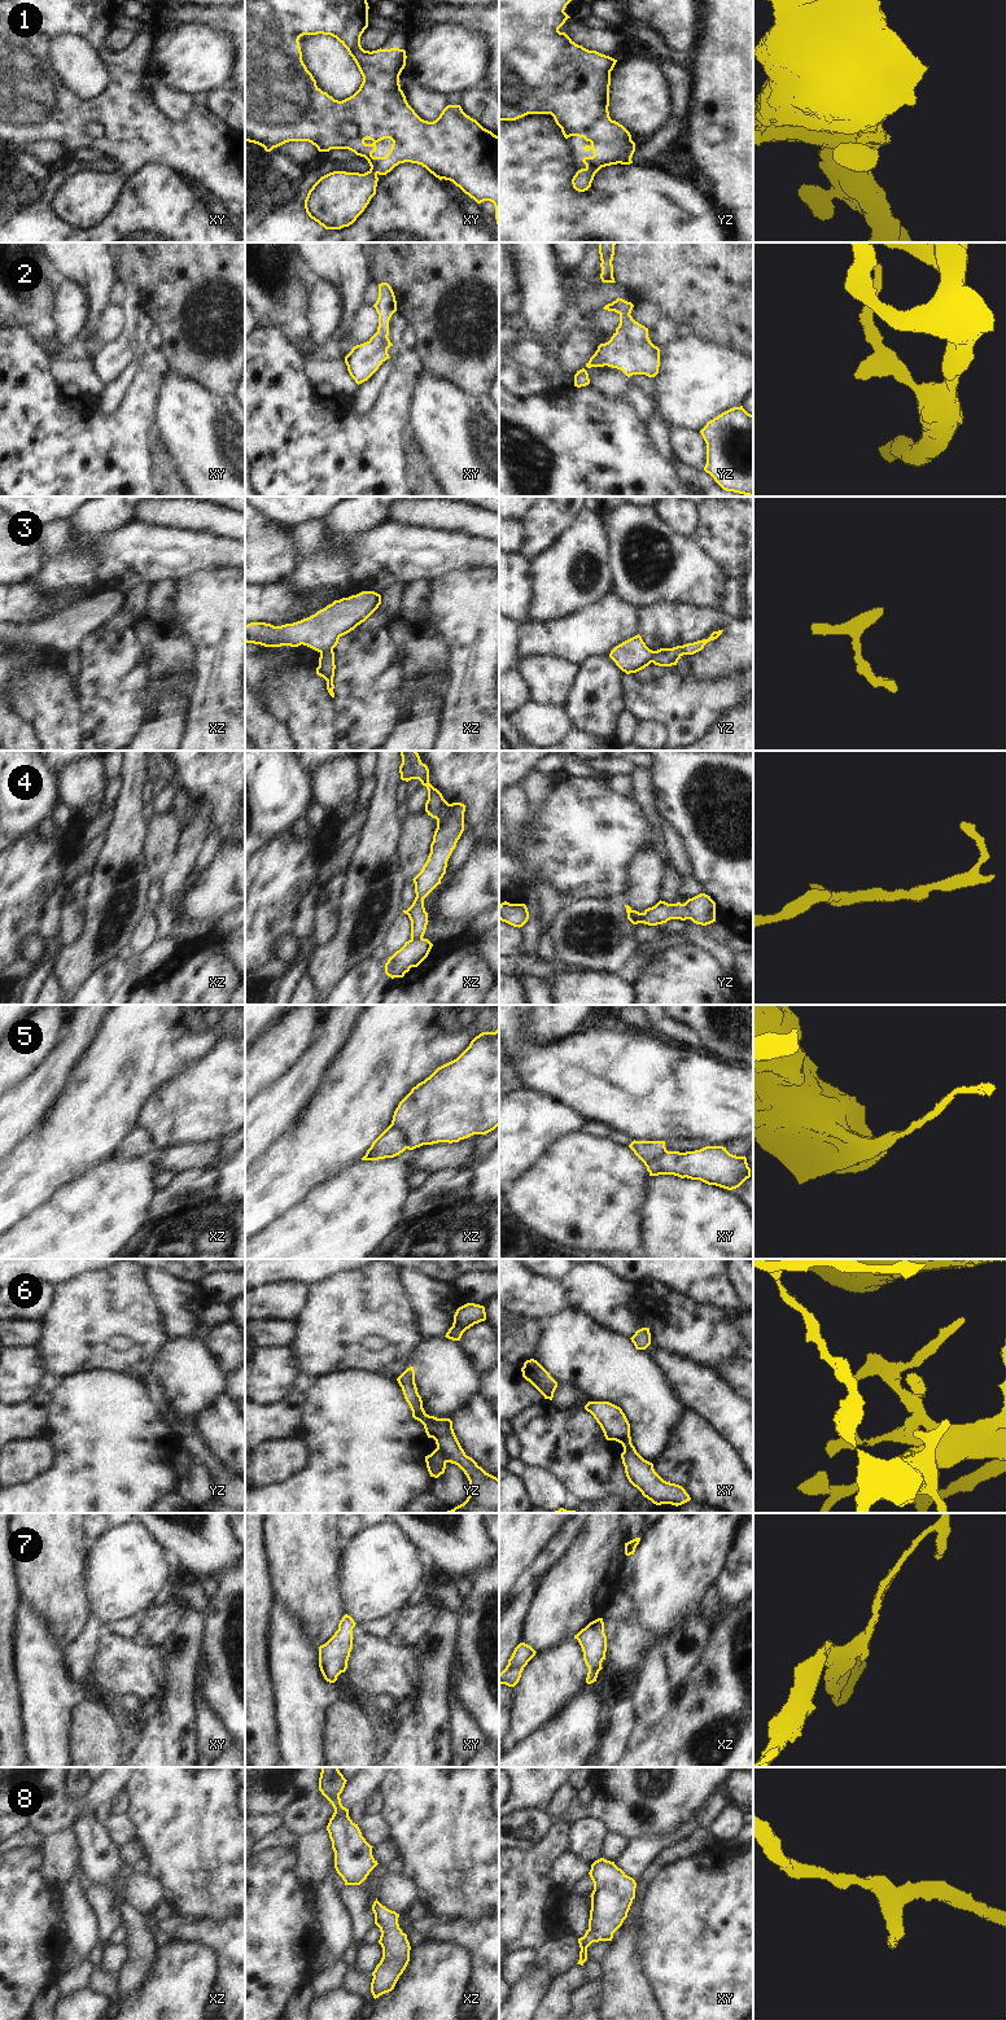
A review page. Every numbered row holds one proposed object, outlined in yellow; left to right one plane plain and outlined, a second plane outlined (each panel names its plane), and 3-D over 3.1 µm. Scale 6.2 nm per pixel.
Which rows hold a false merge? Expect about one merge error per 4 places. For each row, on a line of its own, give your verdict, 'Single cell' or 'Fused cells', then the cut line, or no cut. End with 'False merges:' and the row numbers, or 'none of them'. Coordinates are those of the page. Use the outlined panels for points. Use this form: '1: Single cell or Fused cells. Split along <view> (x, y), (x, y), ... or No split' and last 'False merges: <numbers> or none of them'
1: Single cell. No split
2: Single cell. No split
3: Single cell. No split
4: Single cell. No split
5: Fused cells. Split along xz (390, 1124), (403, 1133), (407, 1148)
6: Single cell. No split
7: Single cell. No split
8: Single cell. No split
False merges: 5

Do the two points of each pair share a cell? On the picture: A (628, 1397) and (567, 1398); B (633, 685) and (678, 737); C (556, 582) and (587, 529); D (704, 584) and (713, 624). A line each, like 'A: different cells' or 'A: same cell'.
A: different cells
B: same cell
C: same cell
D: different cells

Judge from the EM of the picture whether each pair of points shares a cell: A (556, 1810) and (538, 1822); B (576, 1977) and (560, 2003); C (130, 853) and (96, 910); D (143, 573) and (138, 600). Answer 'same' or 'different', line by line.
A: different
B: same
C: same
D: different

